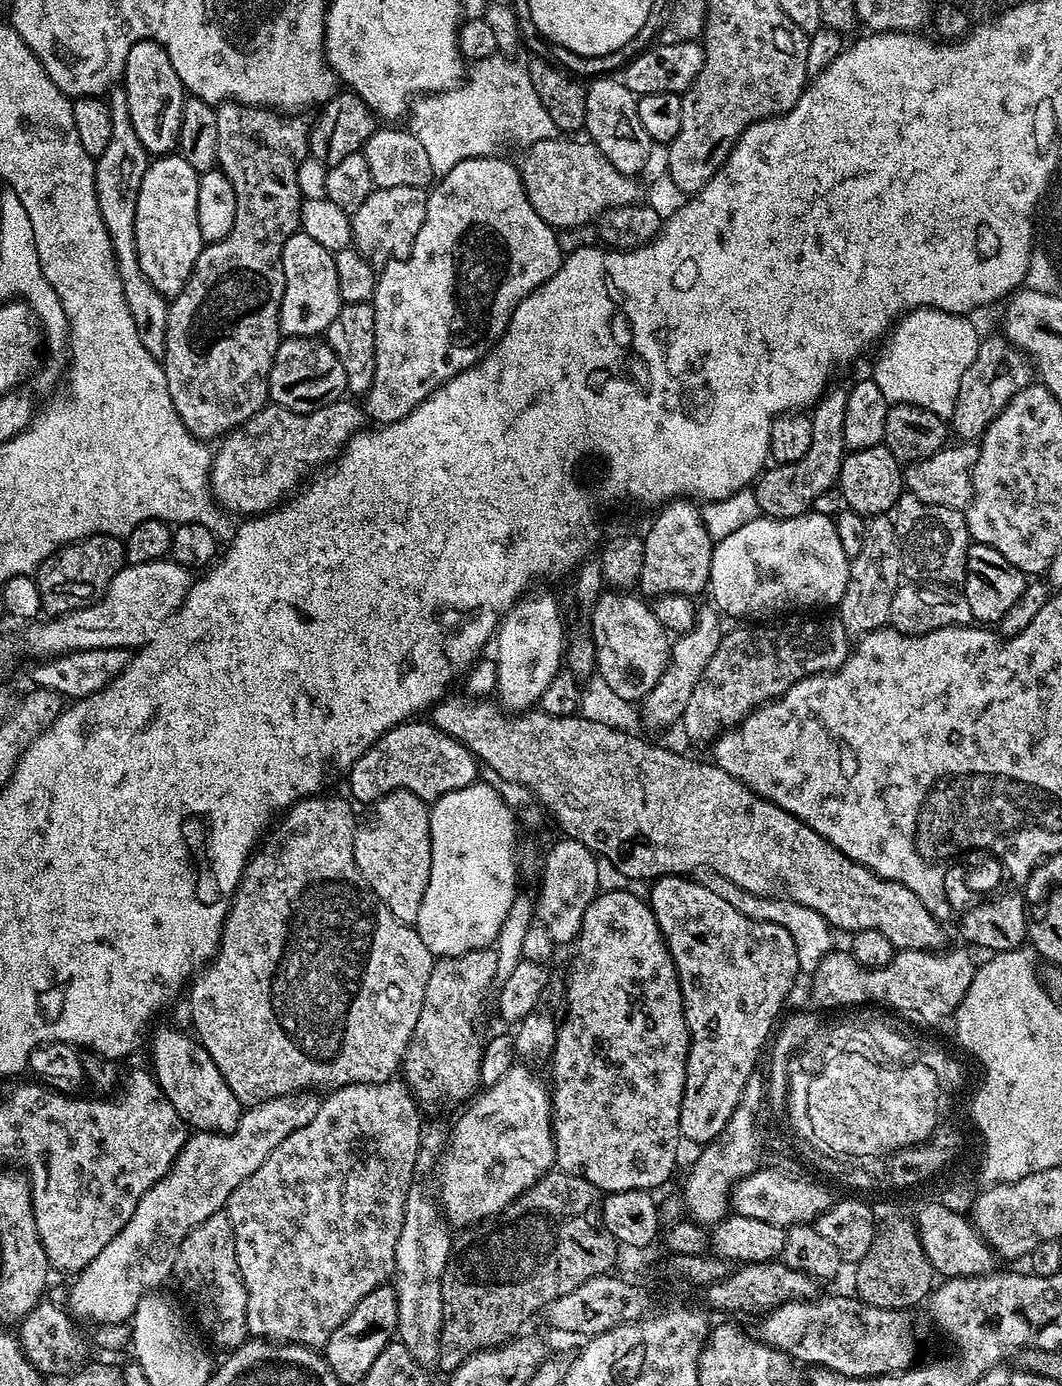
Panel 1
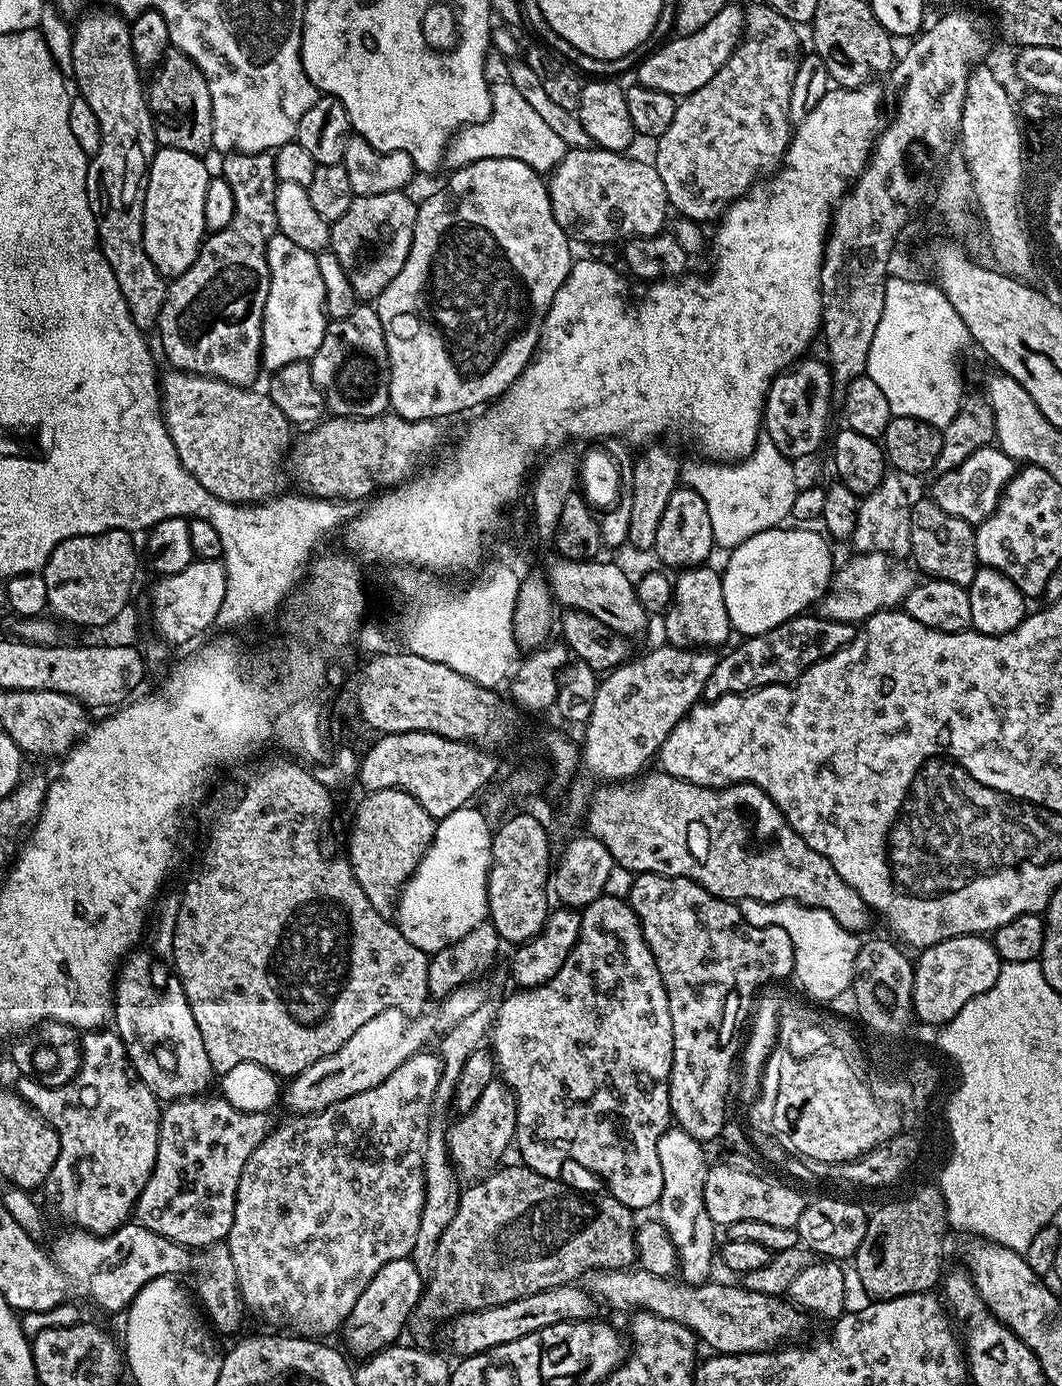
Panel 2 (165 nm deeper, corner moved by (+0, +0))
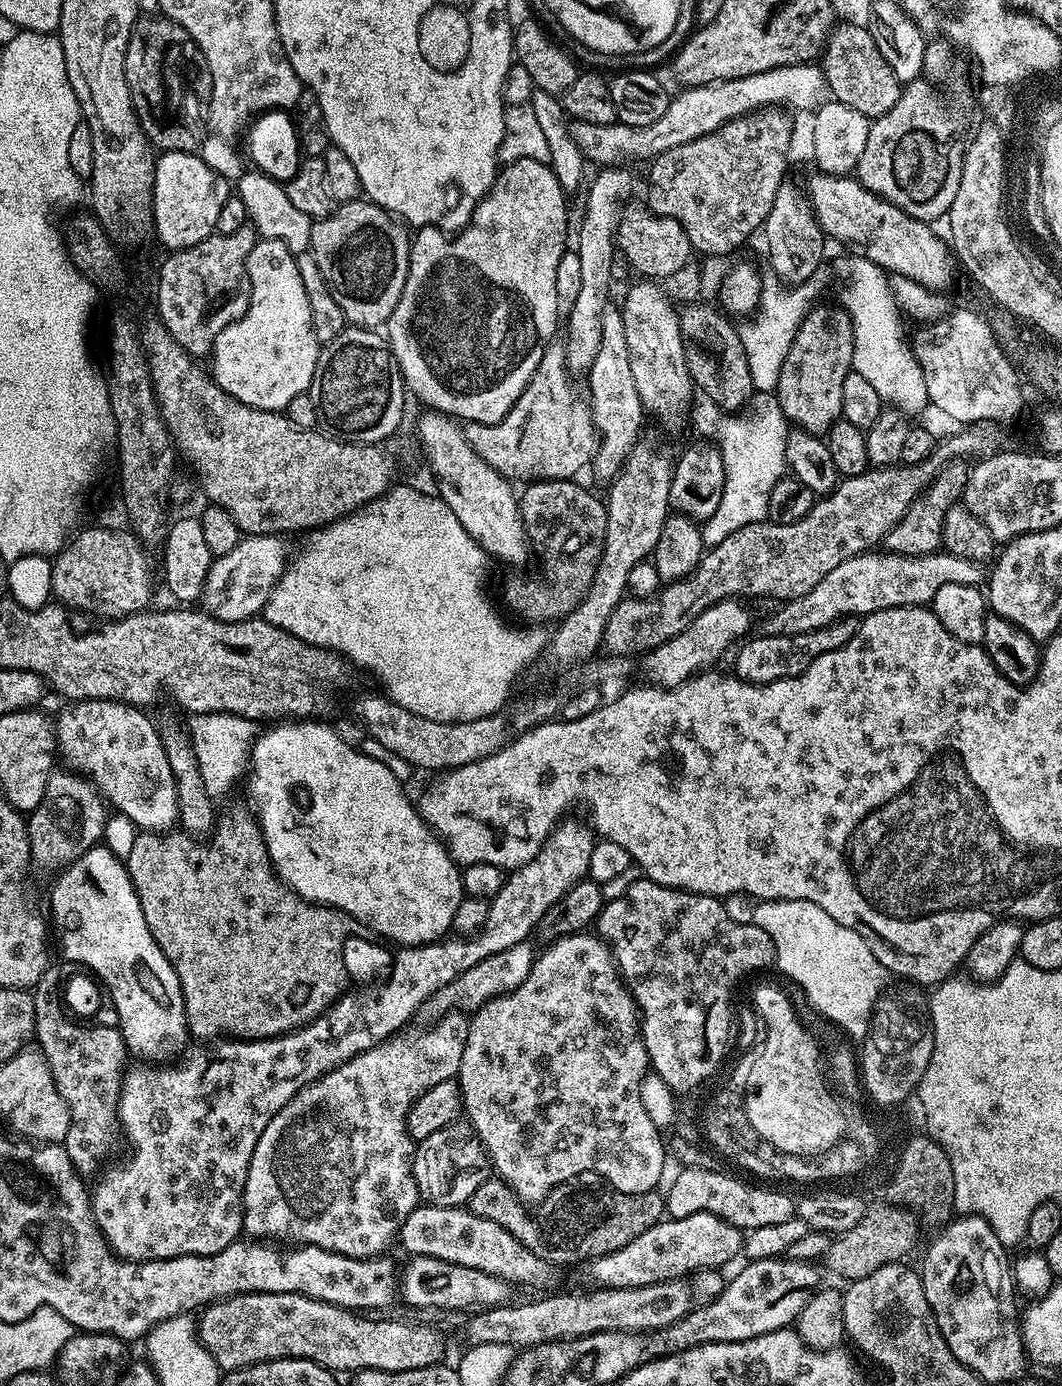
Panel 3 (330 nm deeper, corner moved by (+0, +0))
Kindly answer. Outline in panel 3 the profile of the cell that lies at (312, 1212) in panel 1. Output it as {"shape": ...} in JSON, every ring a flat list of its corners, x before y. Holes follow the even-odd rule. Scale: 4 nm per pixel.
{"shape":[[458,1010,450,1012,447,1016,443,1016,435,1021,436,1024,433,1026,429,1032,424,1032,421,1036,416,1036,413,1040,400,1041,400,1038,392,1038,387,1042,382,1044,375,1044,370,1050,366,1050,362,1054,358,1054,353,1058,353,1060,348,1060,345,1064,339,1064,333,1072,328,1072,325,1076,320,1077,320,1079,315,1080,314,1083,308,1084,293,1098,290,1103,286,1106,282,1106,282,1110,278,1114,274,1114,274,1118,270,1118,270,1126,266,1126,266,1130,262,1130,262,1138,258,1138,258,1146,254,1146,254,1154,250,1158,248,1163,248,1177,244,1183,244,1198,242,1201,242,1228,245,1233,249,1232,249,1237,255,1238,260,1242,276,1242,272,1240,297,1240,294,1241,300,1246,311,1246,313,1248,324,1248,327,1252,337,1252,343,1256,353,1256,359,1260,366,1260,369,1258,375,1258,385,1251,384,1247,388,1243,395,1241,397,1239,400,1227,406,1222,406,1218,411,1214,413,1210,421,1203,421,1196,418,1186,415,1184,414,1174,412,1173,412,1159,416,1152,417,1145,414,1143,412,1136,408,1132,408,1115,410,1114,410,1108,414,1106,414,1102,422,1094,426,1094,426,1090,430,1090,430,1086,435,1086,437,1082,446,1082,447,1080,453,1079,460,1071,460,1063,462,1062,462,1050,464,1049,464,1043,468,1037,468,1022,469,1017,464,1015]]}

